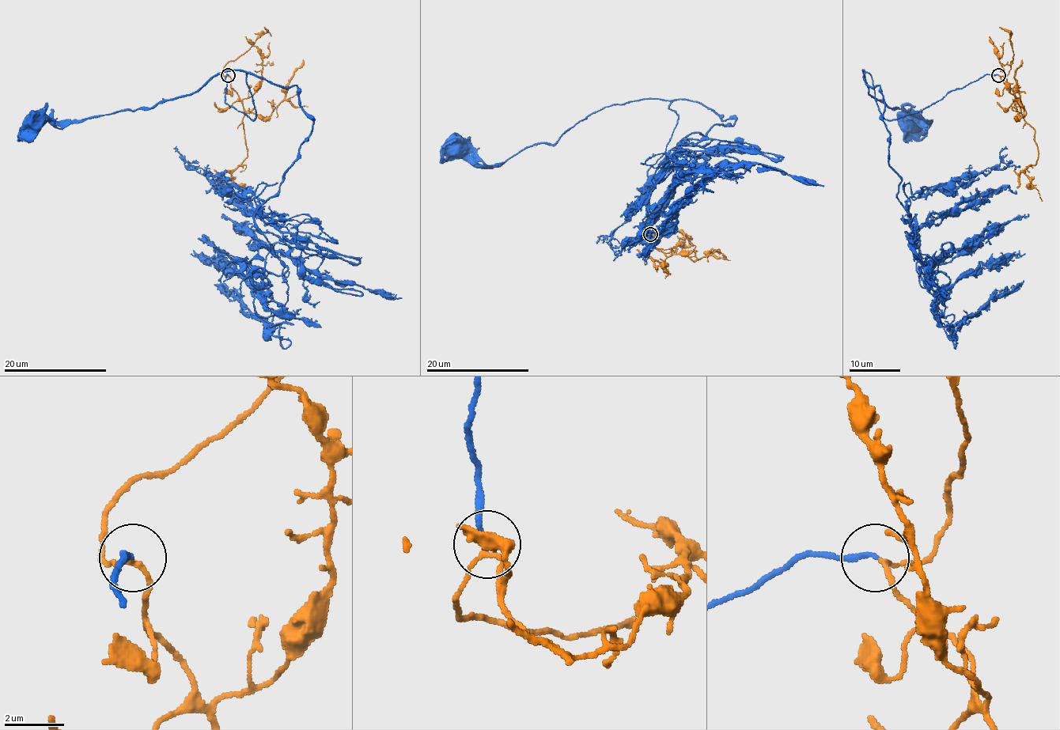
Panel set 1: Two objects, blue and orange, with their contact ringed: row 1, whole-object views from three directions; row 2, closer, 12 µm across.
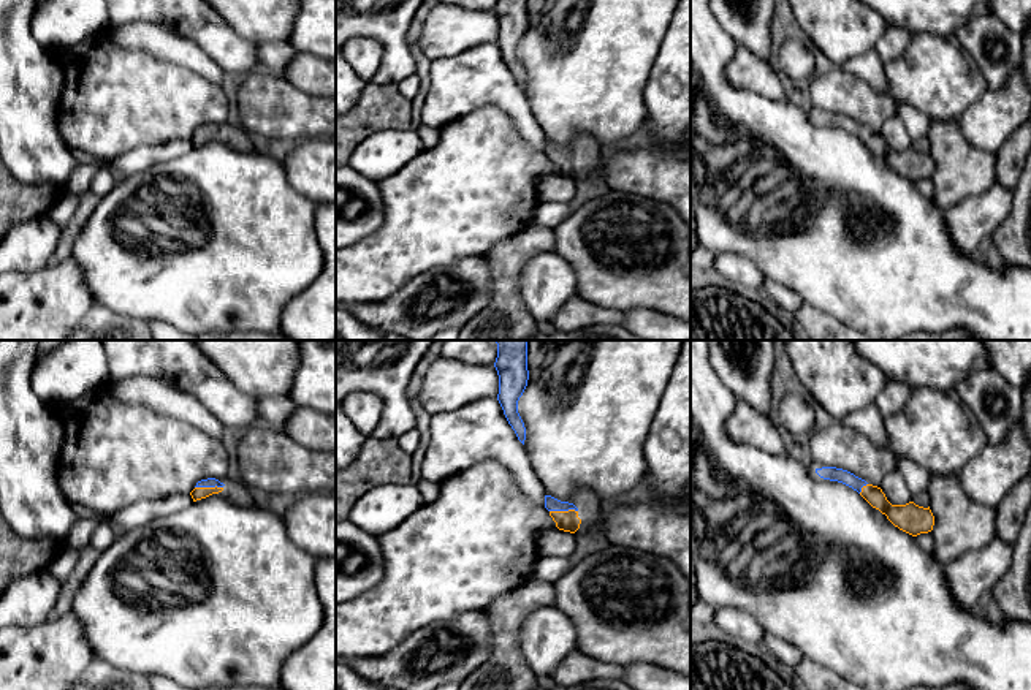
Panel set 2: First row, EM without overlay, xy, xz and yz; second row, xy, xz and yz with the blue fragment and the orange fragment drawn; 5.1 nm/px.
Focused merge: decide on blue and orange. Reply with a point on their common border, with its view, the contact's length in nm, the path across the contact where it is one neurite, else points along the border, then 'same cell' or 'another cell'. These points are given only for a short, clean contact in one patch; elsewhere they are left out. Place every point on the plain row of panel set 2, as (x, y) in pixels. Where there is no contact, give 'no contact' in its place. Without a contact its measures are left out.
contact xy (208, 132); length 140 nm; way xy (211, 127), (208, 132), (198, 138); same cell

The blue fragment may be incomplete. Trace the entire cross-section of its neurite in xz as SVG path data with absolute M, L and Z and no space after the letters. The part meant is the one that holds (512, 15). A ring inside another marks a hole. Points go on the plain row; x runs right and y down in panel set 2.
M497 0L494 13L499 21L497 46L518 85L524 90L526 73L518 59L518 46L529 25L527 0Z

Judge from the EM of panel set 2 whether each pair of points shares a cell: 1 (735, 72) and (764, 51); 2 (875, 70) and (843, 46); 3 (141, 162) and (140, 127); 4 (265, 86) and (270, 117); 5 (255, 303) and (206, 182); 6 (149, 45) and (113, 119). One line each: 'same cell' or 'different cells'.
1: different cells
2: different cells
3: different cells
4: same cell
5: same cell
6: different cells

